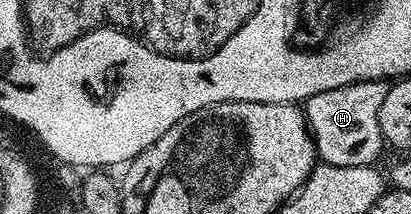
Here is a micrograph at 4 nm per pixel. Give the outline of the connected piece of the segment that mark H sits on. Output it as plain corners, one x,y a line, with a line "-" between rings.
387,80
359,81
346,87
334,87
334,91
322,91
303,102
304,116
316,143
316,155
323,164
358,167
376,163
380,152
386,149
378,111
382,111
382,99
386,99
388,86

